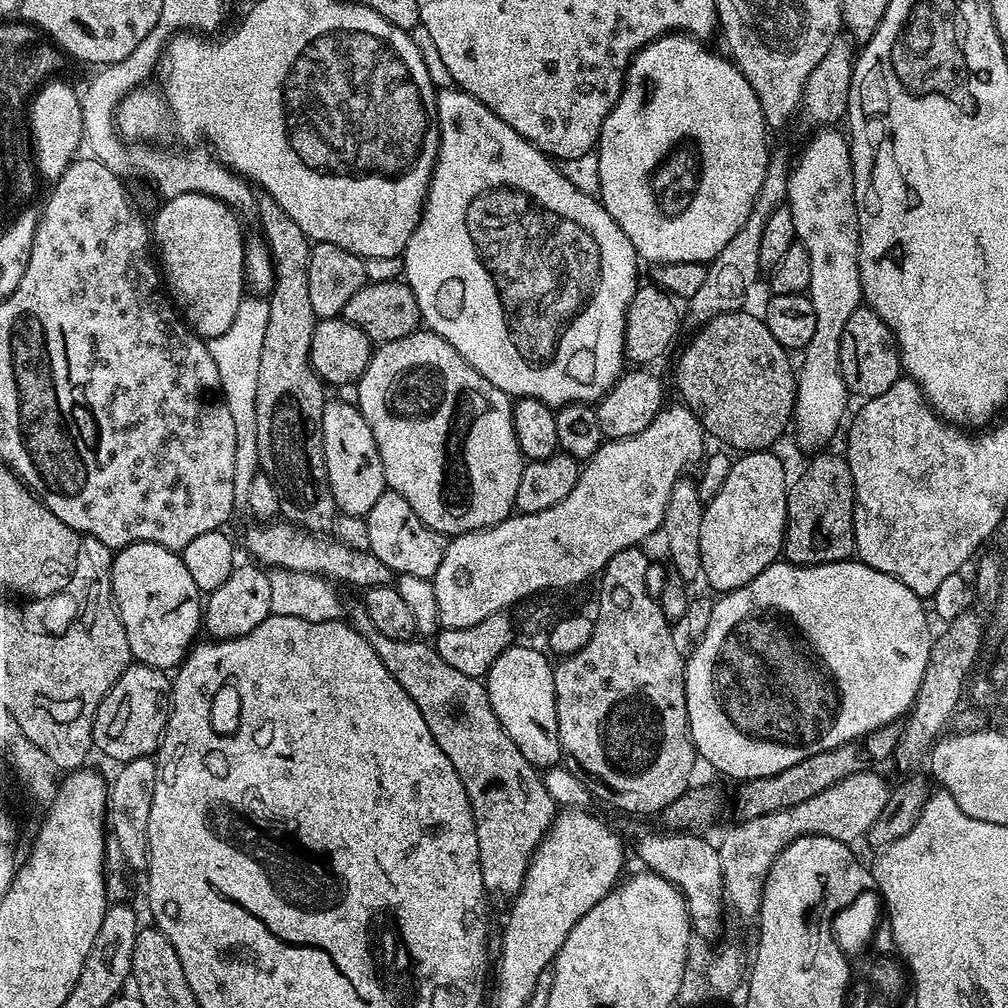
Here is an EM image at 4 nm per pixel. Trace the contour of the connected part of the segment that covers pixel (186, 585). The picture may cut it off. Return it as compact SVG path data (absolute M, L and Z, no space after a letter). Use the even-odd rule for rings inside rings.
M154 542L127 544L112 558L112 599L126 630L133 661L165 670L179 668L197 639L196 631L202 628L202 593L194 578L190 578L190 570L186 570L183 555Z

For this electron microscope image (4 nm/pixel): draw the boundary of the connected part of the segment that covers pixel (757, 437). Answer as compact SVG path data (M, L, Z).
M741 310L739 312L723 312L718 318L714 318L710 322L699 325L695 329L696 332L692 336L692 341L685 346L680 352L680 357L676 360L676 388L680 391L679 399L700 418L700 425L704 427L705 433L709 437L712 436L716 440L721 440L723 447L728 450L737 448L737 453L747 454L749 452L762 452L773 447L772 443L783 434L784 431L789 431L790 421L794 416L796 406L796 372L794 364L788 361L790 356L789 349L783 348L778 342L778 338L774 338L774 334L770 334L770 330L764 325L763 319L759 315L756 316L749 310Z

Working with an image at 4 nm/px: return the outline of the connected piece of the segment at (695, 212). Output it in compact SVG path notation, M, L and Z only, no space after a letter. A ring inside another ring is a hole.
M669 34L659 36L644 48L641 48L628 66L624 75L624 89L620 92L614 110L606 118L600 131L598 141L598 178L600 179L600 195L598 197L604 209L618 222L622 234L630 238L637 257L641 261L649 260L649 265L673 264L674 262L698 262L707 265L719 254L722 246L742 230L742 222L750 218L754 202L758 198L758 190L762 190L762 178L768 169L770 147L768 148L769 125L764 119L764 111L754 92L754 86L740 73L740 67L733 64L727 55L719 56L707 48L707 43L701 42L695 36L687 34Z

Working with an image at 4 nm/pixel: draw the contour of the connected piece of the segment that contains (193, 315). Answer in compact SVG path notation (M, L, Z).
M178 194L164 200L156 217L150 220L150 236L158 253L158 264L162 269L162 280L167 295L178 309L183 321L201 338L222 334L234 322L238 306L245 300L244 245L246 232L240 229L241 217L222 200L206 194Z

